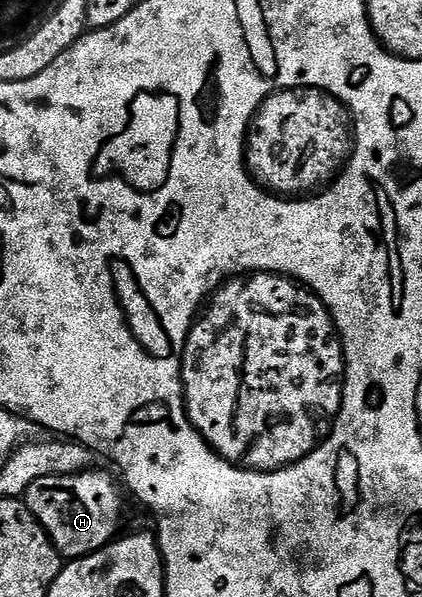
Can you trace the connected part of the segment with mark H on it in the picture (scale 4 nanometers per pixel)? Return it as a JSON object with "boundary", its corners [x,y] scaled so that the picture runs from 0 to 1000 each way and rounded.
{"boundary":[[[199,789],[171,792],[164,799],[109,799],[88,802],[59,827],[64,846],[78,856],[78,863],[97,876],[97,883],[111,891],[111,899],[130,913],[130,921],[159,936],[185,936],[225,926],[232,920],[246,920],[275,905],[284,891],[282,871],[291,866],[291,832],[273,814],[273,806],[254,792],[225,792],[227,789]]]}

